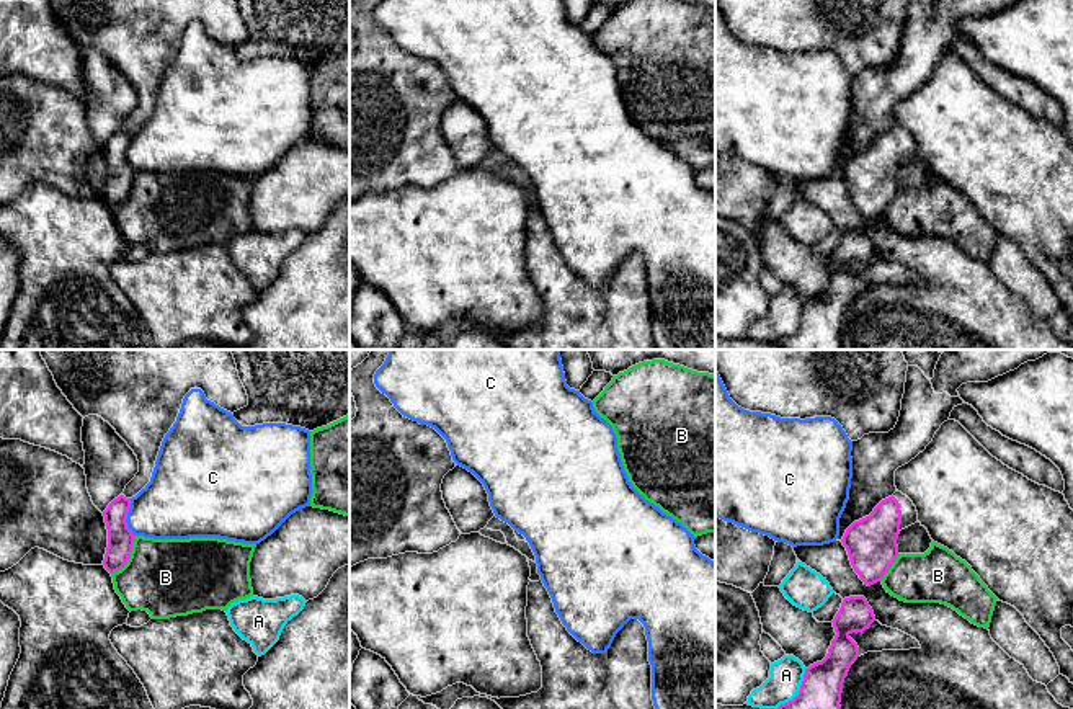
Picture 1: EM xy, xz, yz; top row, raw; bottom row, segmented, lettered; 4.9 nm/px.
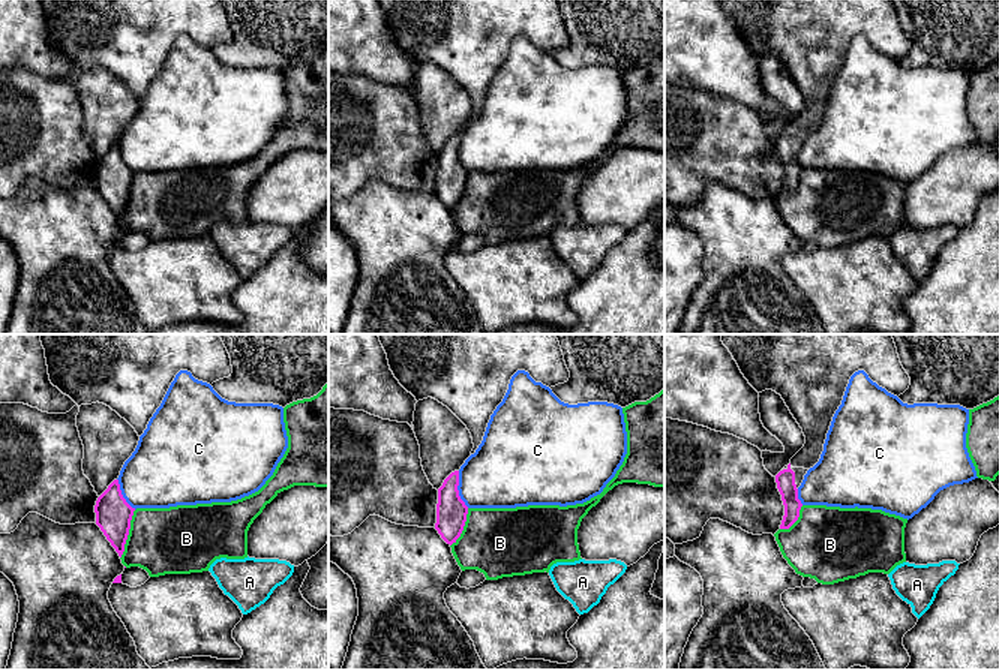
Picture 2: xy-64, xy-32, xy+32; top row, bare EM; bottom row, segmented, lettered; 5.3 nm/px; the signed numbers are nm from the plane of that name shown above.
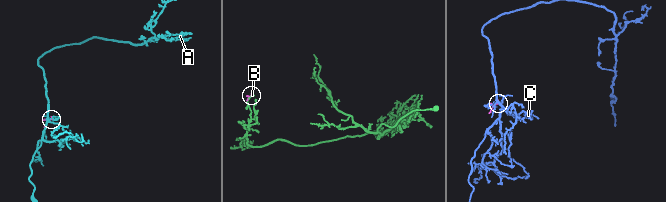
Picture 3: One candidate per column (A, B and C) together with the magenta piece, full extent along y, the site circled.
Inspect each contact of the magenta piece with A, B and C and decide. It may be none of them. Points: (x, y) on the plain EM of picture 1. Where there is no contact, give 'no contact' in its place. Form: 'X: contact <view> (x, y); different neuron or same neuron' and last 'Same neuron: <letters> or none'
A: contact yz (799, 325); different neuron
B: contact xy (129, 190); different neuron
C: contact xy (126, 152); different neuron
Same neuron: none

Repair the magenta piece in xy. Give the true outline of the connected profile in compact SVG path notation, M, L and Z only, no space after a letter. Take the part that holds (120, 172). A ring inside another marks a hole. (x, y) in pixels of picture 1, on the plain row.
M47 0L57 21L85 52L98 49L127 77L139 95L139 106L103 145L108 163L108 181L103 199L109 207L121 204L132 186L136 170L127 162L131 132L150 116L165 69L180 47L185 29L201 23L207 34L234 47L248 39L247 25L237 0Z

